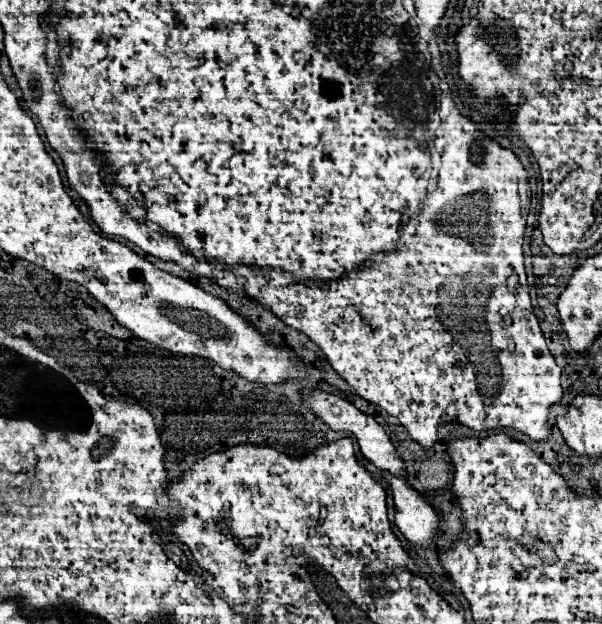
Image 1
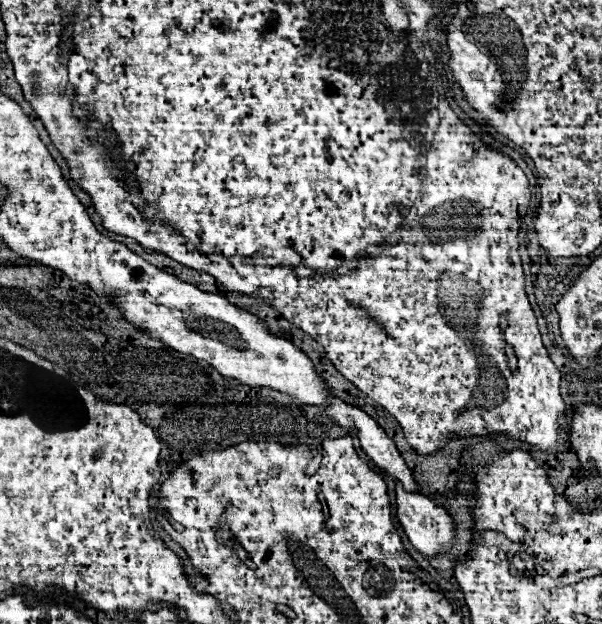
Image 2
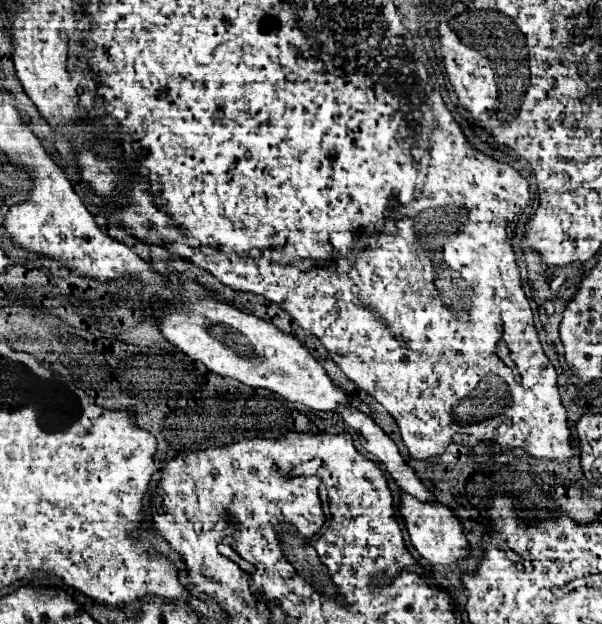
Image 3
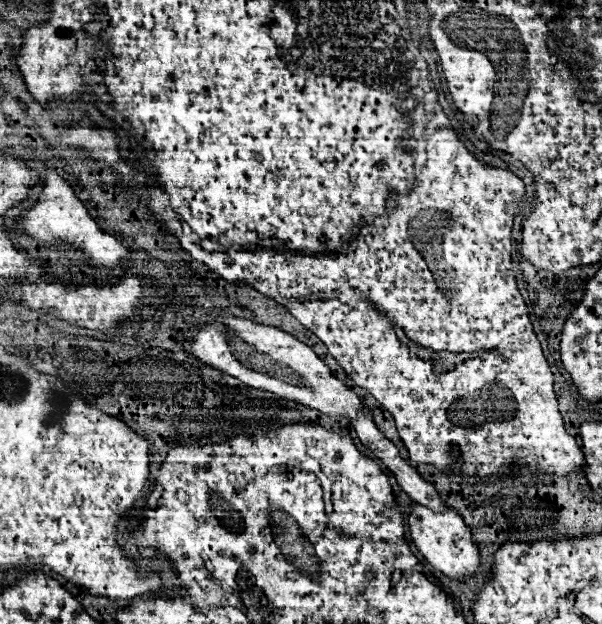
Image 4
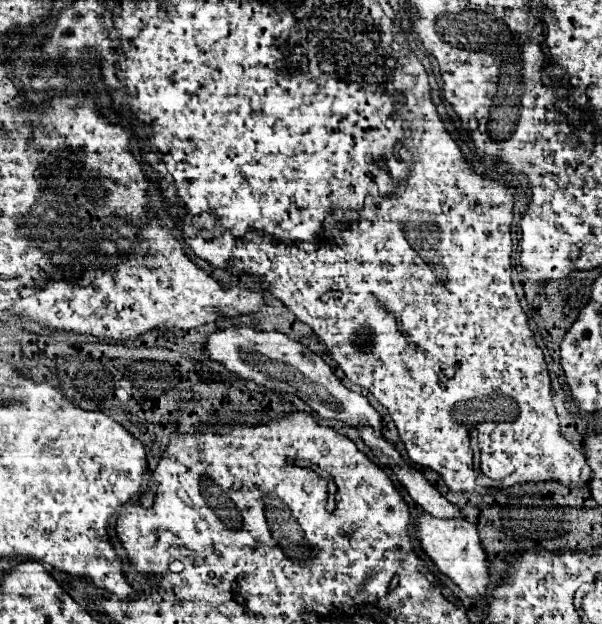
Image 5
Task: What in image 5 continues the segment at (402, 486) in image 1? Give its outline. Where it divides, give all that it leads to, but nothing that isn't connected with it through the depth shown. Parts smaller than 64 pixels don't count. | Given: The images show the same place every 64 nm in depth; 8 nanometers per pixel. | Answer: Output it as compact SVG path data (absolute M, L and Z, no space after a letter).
M422 512L414 522L414 530L416 530L416 540L420 540L422 550L442 574L446 574L454 584L458 584L468 596L472 598L486 596L486 586L490 582L488 560L486 560L486 554L484 554L484 548L480 544L474 524L462 518L446 520L446 518L434 518Z

